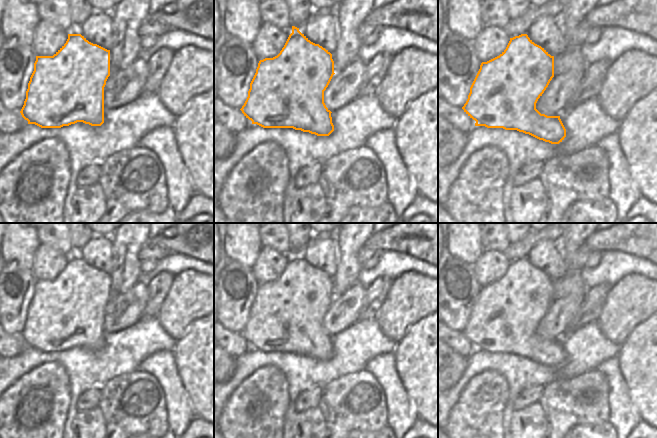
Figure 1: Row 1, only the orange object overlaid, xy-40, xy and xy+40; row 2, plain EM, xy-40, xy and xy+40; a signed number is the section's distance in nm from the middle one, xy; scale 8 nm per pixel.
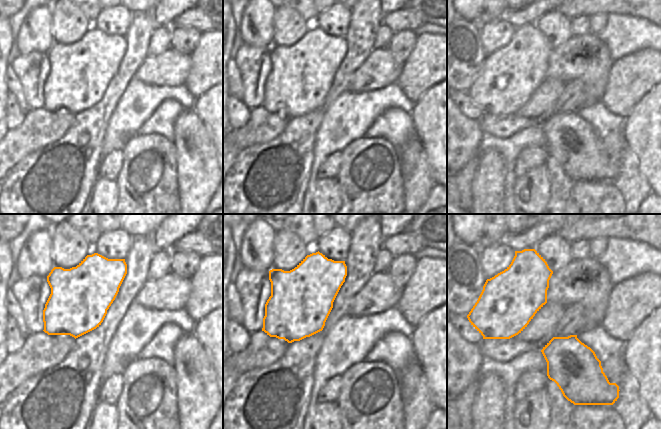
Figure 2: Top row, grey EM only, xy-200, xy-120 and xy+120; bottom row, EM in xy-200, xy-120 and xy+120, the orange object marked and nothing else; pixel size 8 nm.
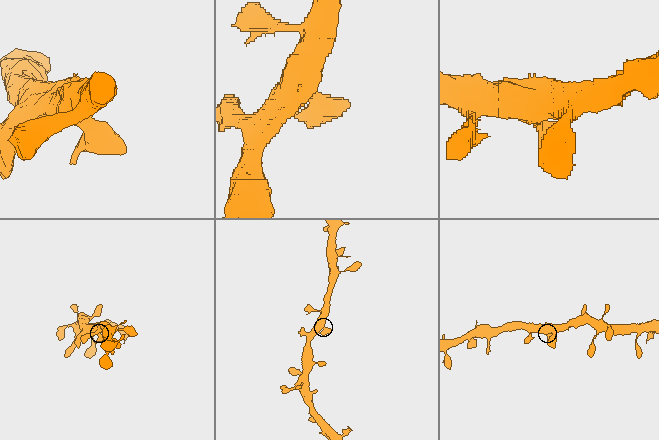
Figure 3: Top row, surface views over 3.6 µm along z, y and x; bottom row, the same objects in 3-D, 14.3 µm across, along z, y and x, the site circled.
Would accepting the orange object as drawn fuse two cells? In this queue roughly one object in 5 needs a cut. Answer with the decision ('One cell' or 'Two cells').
One cell

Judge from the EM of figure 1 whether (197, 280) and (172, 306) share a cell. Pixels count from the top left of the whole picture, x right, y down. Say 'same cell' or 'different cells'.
same cell

